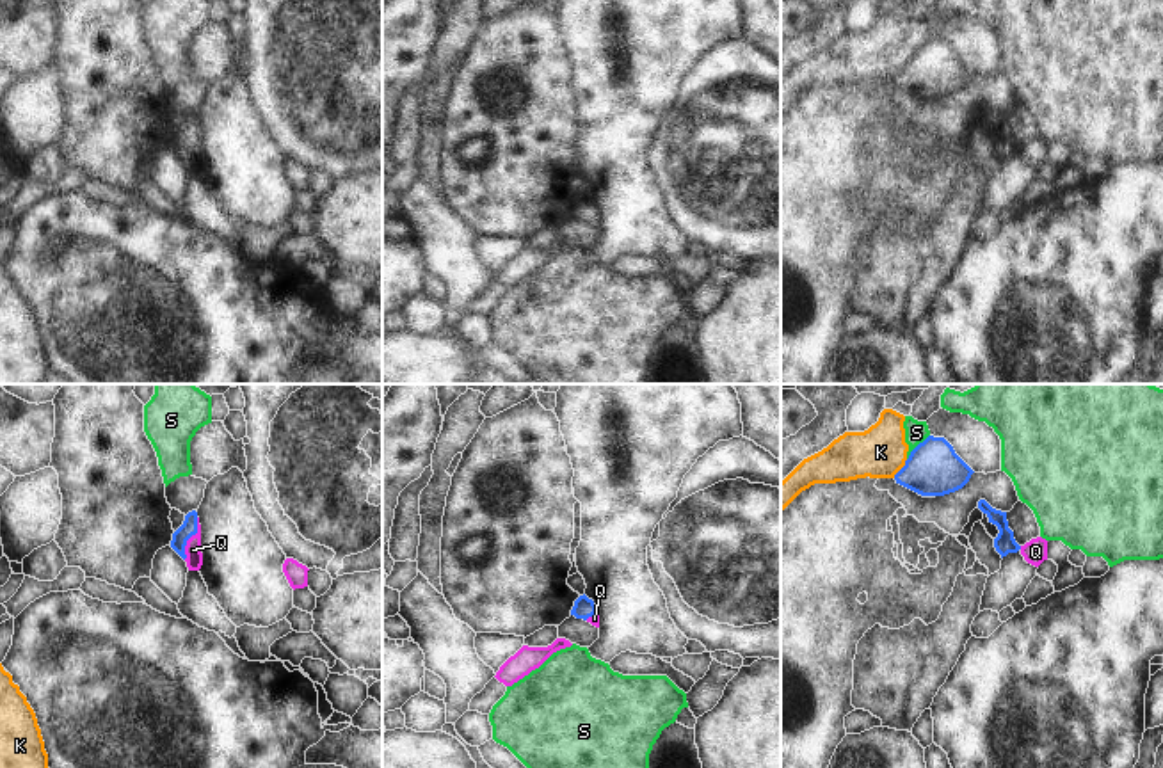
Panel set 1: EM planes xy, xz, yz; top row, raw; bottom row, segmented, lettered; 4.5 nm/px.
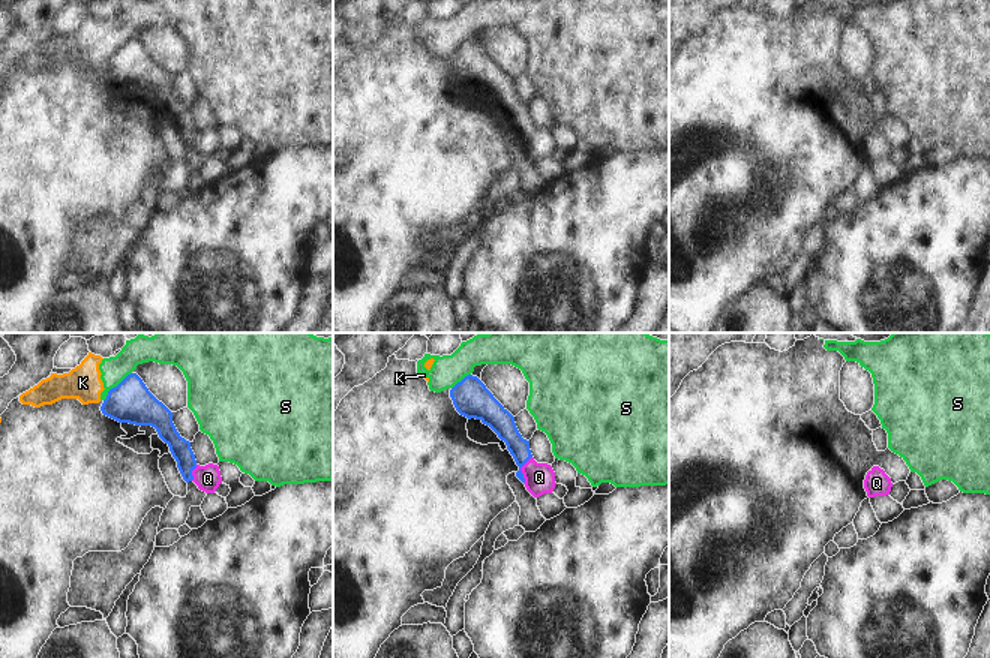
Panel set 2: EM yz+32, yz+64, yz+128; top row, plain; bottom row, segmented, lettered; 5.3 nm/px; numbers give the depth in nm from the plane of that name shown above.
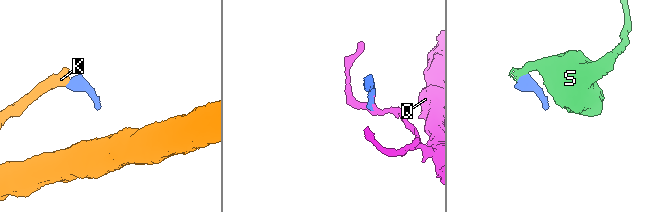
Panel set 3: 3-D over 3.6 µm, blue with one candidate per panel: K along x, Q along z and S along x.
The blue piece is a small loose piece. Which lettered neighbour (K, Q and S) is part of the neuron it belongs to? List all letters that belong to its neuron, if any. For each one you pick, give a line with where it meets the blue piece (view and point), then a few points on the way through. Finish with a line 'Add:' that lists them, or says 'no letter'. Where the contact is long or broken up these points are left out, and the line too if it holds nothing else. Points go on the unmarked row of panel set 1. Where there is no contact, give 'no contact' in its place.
Q: xy (189, 139) | across xy (189, 128), (189, 139), (192, 152)
Add: Q

